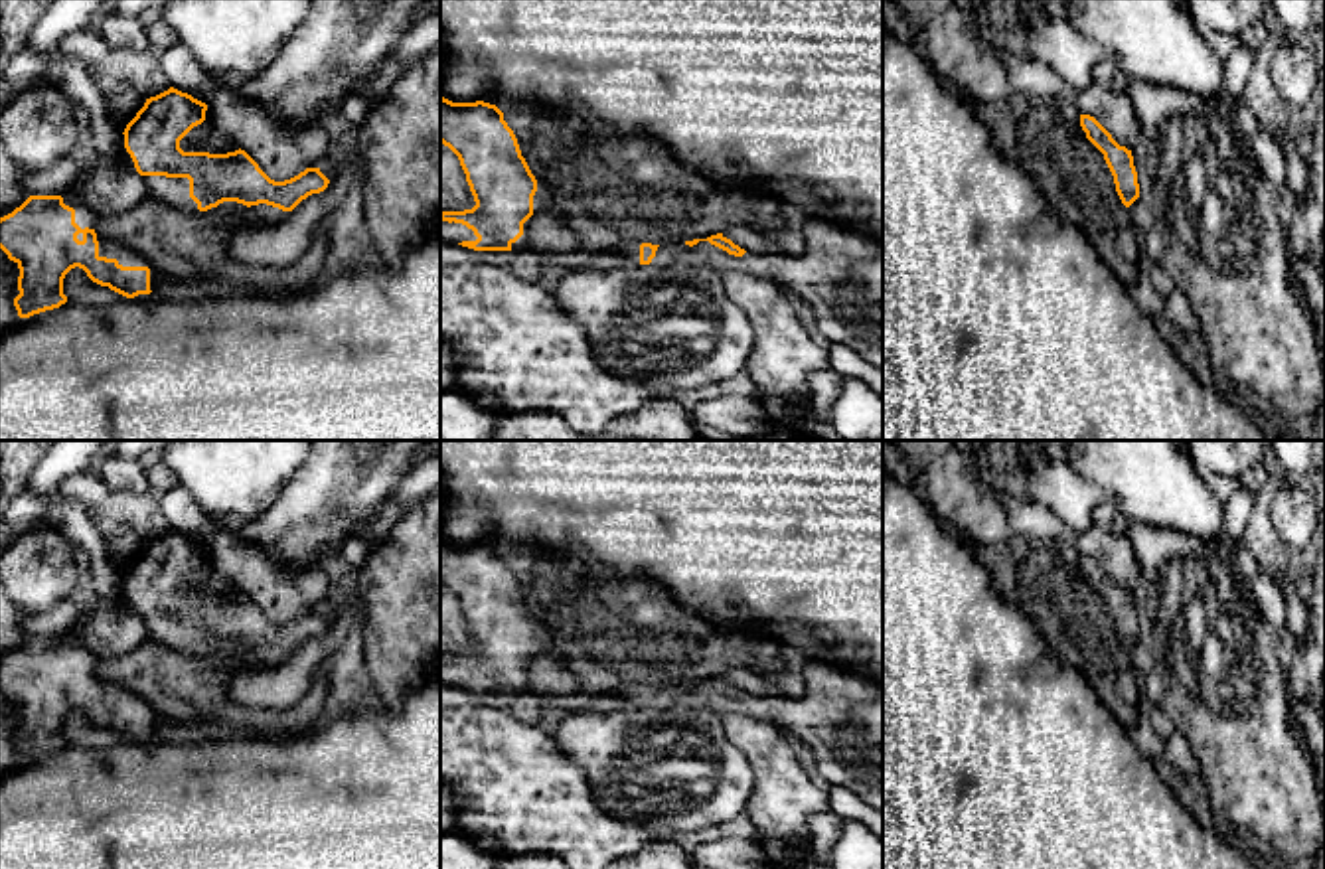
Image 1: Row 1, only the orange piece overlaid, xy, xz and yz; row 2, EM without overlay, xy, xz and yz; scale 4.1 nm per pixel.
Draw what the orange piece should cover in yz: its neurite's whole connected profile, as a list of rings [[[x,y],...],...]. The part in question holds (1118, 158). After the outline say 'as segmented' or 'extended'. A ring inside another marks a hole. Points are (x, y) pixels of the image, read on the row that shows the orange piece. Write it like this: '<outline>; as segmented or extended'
[[[1080,115],[1080,126],[1086,138],[1104,154],[1114,176],[1116,192],[1130,209],[1131,227],[1143,235],[1153,231],[1155,219],[1151,209],[1139,199],[1137,172],[1131,150],[1120,146],[1112,134],[1090,115]]]; extended

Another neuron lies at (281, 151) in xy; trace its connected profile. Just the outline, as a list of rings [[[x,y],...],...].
[[[217,87],[207,109],[215,124],[274,182],[320,168],[328,158],[328,132],[318,120],[302,126],[282,124],[261,105],[243,101],[231,87]]]

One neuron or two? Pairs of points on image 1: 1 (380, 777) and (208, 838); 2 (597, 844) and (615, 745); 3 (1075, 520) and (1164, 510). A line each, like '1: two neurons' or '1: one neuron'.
1: one neuron
2: two neurons
3: one neuron

